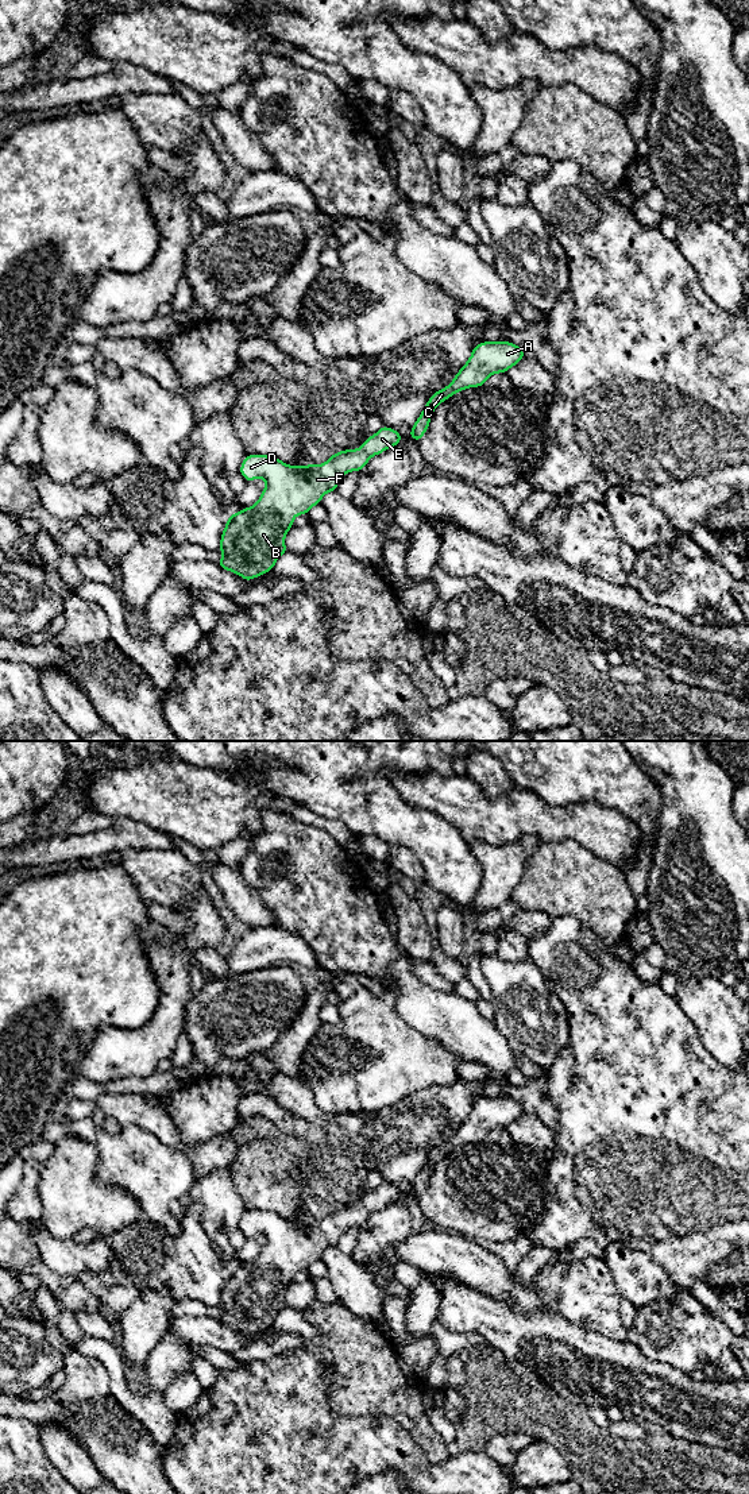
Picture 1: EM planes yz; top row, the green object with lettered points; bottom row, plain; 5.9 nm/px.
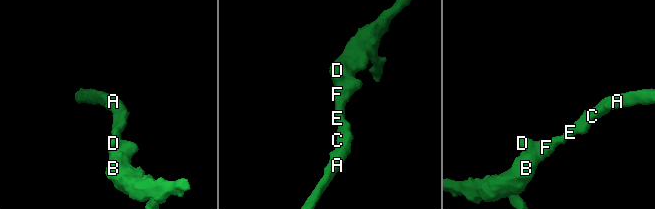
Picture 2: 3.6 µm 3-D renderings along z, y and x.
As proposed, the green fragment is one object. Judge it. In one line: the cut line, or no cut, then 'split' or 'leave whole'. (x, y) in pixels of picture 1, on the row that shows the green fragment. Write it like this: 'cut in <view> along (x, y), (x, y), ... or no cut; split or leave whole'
no cut; leave whole

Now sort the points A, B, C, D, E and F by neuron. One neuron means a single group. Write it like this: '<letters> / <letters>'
A B C D E F

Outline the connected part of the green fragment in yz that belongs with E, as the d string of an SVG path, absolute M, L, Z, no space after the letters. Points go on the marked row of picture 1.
M382 425L375 435L364 440L360 448L335 452L329 460L318 466L289 466L275 456L246 455L239 472L250 483L256 478L263 478L267 485L254 506L229 514L220 538L219 549L223 557L217 565L242 576L247 582L271 571L277 560L287 552L285 536L294 526L294 517L308 514L314 505L321 502L327 493L337 489L339 482L347 472L360 472L372 456L393 445L399 445L401 440L398 431Z

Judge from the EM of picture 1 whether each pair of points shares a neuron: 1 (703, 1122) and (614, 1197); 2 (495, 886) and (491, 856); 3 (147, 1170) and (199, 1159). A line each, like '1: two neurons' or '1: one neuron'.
1: one neuron
2: one neuron
3: two neurons

